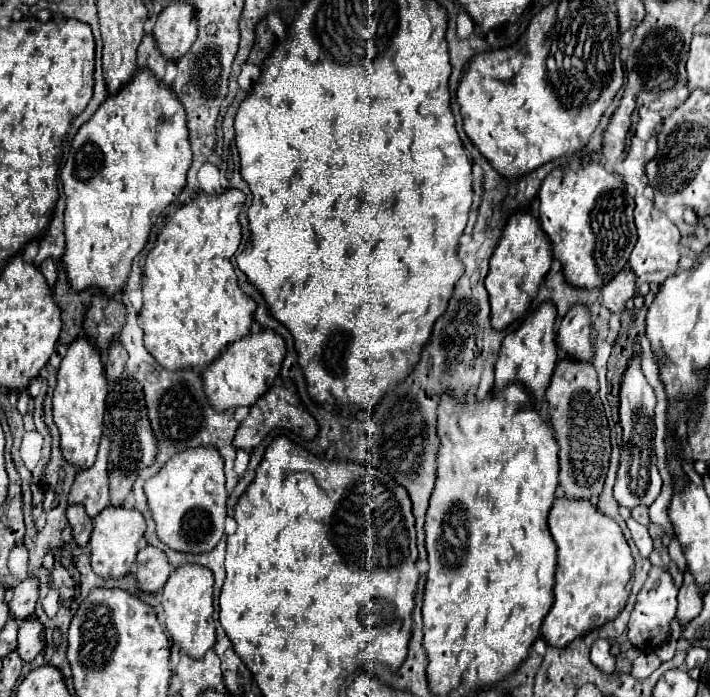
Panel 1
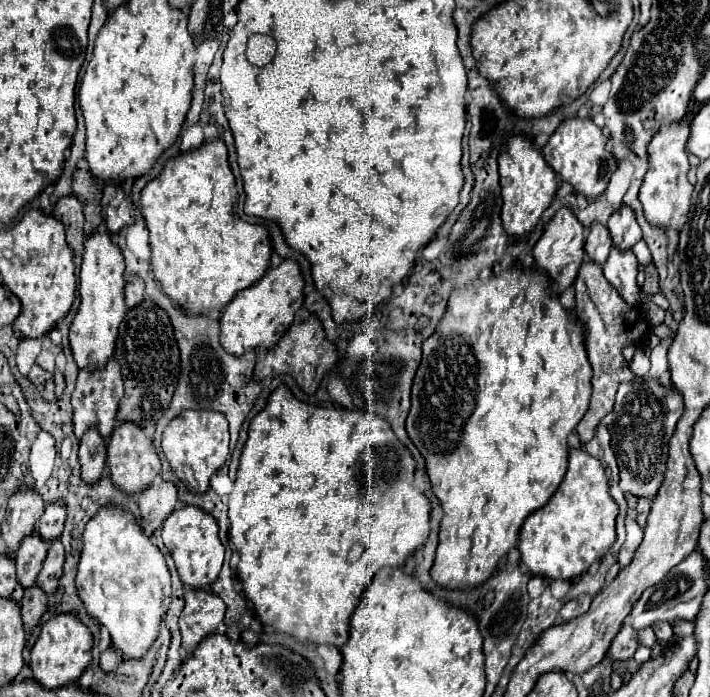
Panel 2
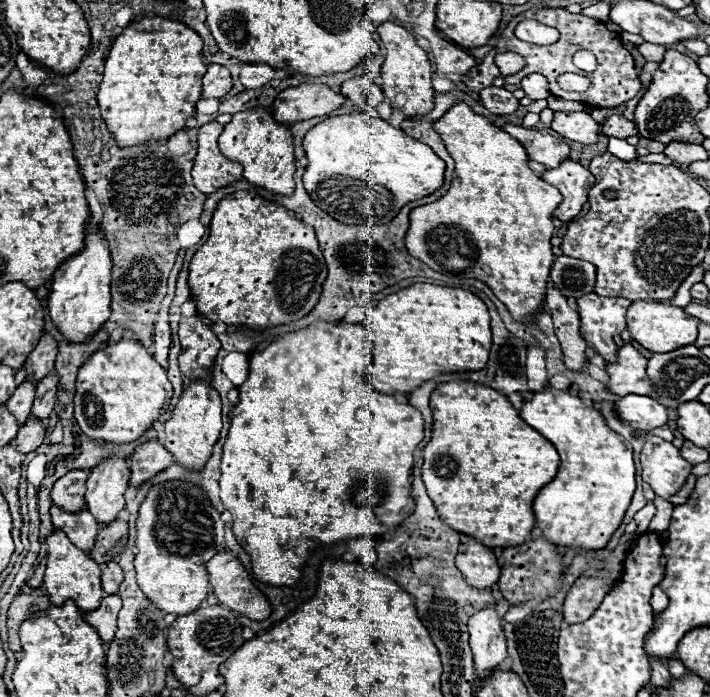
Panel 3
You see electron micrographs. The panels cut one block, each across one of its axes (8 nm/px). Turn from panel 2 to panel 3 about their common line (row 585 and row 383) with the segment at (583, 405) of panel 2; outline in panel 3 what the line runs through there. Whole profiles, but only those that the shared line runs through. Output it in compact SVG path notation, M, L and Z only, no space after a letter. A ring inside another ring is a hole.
M440 382L430 396L430 406L434 410L434 426L432 438L424 448L422 480L442 520L488 548L506 548L526 542L536 522L532 512L536 490L548 484L558 470L560 458L554 446L522 422L518 410L506 396L478 382Z

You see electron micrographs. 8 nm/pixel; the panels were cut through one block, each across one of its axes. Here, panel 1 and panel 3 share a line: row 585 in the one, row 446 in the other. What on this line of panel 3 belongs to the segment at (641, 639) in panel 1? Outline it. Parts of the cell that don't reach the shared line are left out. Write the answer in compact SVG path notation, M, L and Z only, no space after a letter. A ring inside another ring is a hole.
M650 436L640 454L642 480L652 486L654 494L668 500L676 494L686 478L690 476L692 466L680 456L680 450L658 436Z

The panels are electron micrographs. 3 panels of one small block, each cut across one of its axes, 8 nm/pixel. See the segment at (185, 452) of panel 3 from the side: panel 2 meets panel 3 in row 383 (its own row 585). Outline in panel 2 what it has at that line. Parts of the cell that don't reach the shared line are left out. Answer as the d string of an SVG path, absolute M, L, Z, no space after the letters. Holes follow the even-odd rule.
M190 504L176 508L164 520L162 540L164 540L166 548L170 550L174 562L176 562L180 580L184 584L188 584L192 588L204 588L204 586L210 586L218 578L218 572L224 562L224 546L218 538L218 522L212 516L206 516L206 512L202 512L202 508L194 508Z

